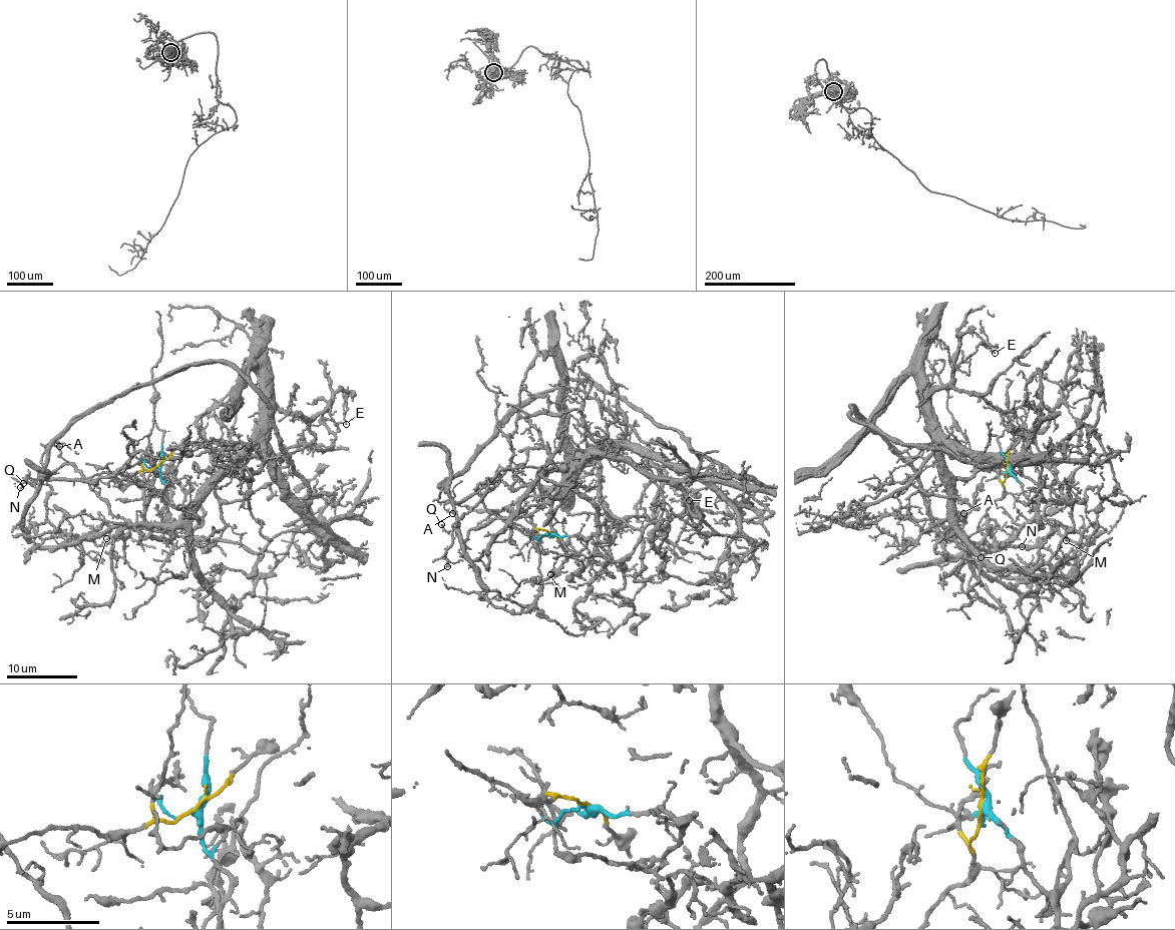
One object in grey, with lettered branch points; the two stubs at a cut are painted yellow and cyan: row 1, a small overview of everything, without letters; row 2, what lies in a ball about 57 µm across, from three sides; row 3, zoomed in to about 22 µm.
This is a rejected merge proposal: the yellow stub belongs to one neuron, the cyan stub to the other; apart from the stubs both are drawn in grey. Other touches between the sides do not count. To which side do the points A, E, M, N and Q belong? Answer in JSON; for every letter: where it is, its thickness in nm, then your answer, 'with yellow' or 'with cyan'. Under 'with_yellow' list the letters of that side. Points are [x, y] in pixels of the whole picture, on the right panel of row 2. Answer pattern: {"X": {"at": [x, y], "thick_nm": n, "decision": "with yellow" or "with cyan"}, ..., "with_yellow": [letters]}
{"A": {"at": [963, 513], "thick_nm": 150, "decision": "with yellow"}, "E": {"at": [995, 353], "thick_nm": 120, "decision": "with cyan"}, "M": {"at": [1066, 540], "thick_nm": 150, "decision": "with cyan"}, "N": {"at": [1022, 546], "thick_nm": 120, "decision": "with yellow"}, "Q": {"at": [981, 557], "thick_nm": 150, "decision": "with yellow"}, "with_yellow": ["A", "N", "Q"]}

